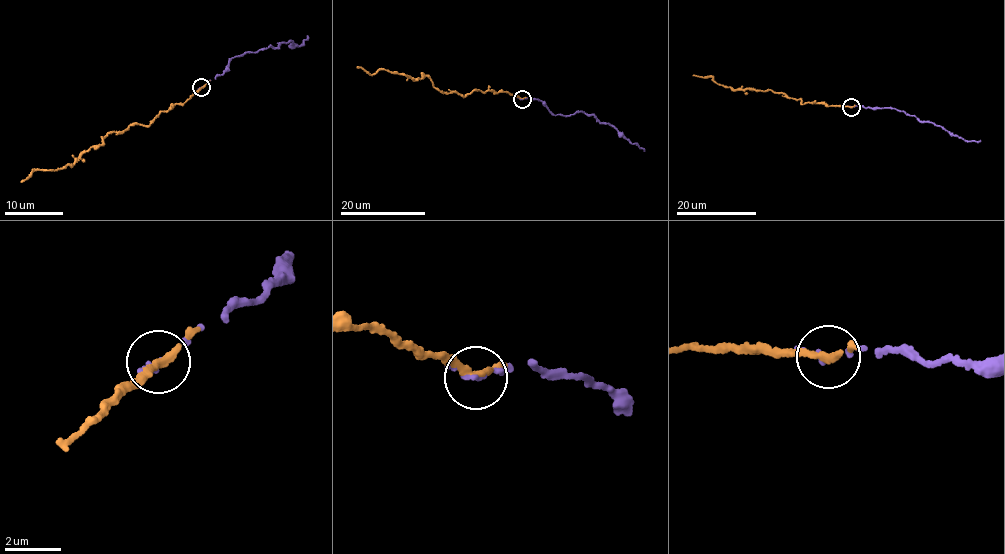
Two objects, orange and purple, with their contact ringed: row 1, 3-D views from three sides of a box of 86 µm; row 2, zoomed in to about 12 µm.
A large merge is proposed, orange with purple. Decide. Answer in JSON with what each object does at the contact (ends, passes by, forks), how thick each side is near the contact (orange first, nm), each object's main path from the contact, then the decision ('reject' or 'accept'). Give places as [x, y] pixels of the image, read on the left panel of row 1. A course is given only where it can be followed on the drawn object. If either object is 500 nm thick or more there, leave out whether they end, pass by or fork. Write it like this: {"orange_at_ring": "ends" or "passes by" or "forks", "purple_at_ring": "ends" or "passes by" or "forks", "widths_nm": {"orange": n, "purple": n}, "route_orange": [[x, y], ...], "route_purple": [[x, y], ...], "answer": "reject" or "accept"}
{"orange_at_ring": "passes by", "purple_at_ring": "passes by", "widths_nm": {"orange": 240, "purple": 140}, "route_orange": [[202, 88], [186, 102], [160, 111], [149, 125], [138, 123], [105, 135], [72, 165], [31, 171], [21, 182]], "route_purple": [[202, 88], [224, 73], [232, 57], [277, 47], [291, 40], [297, 46], [303, 44], [307, 35]], "answer": "accept"}

